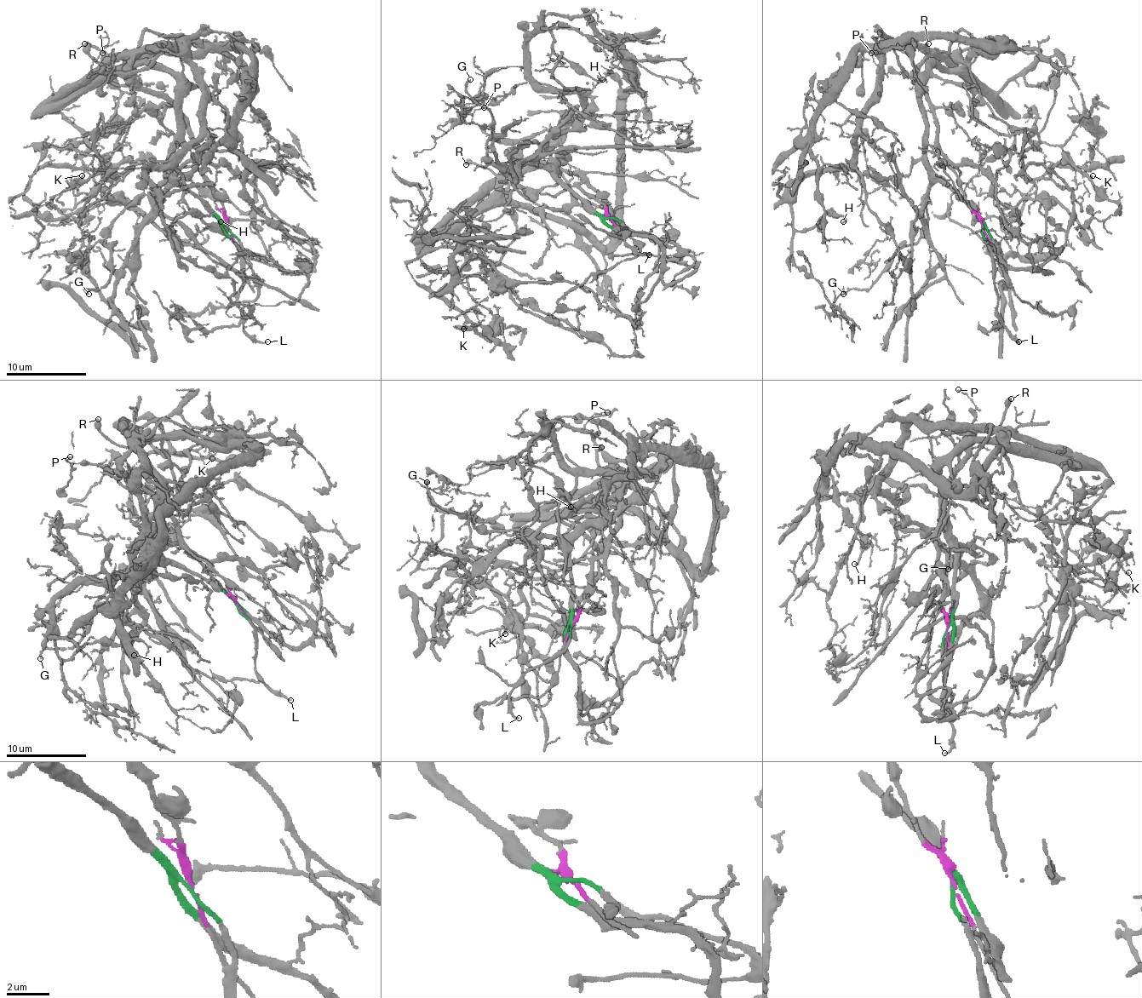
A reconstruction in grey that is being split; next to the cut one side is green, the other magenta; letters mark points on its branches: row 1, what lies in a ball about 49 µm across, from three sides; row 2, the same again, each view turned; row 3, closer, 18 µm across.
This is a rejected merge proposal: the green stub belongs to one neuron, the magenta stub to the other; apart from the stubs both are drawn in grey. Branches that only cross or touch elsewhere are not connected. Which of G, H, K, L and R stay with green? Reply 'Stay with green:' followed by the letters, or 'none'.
Stay with green: G, L, R

